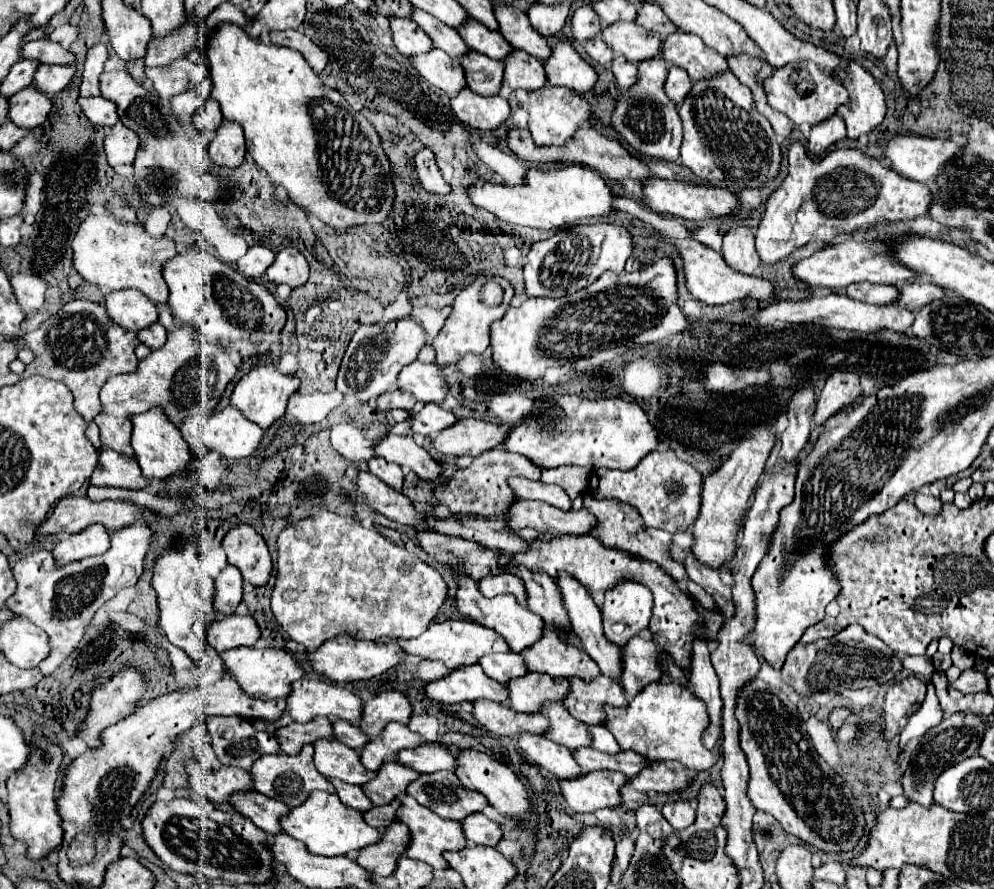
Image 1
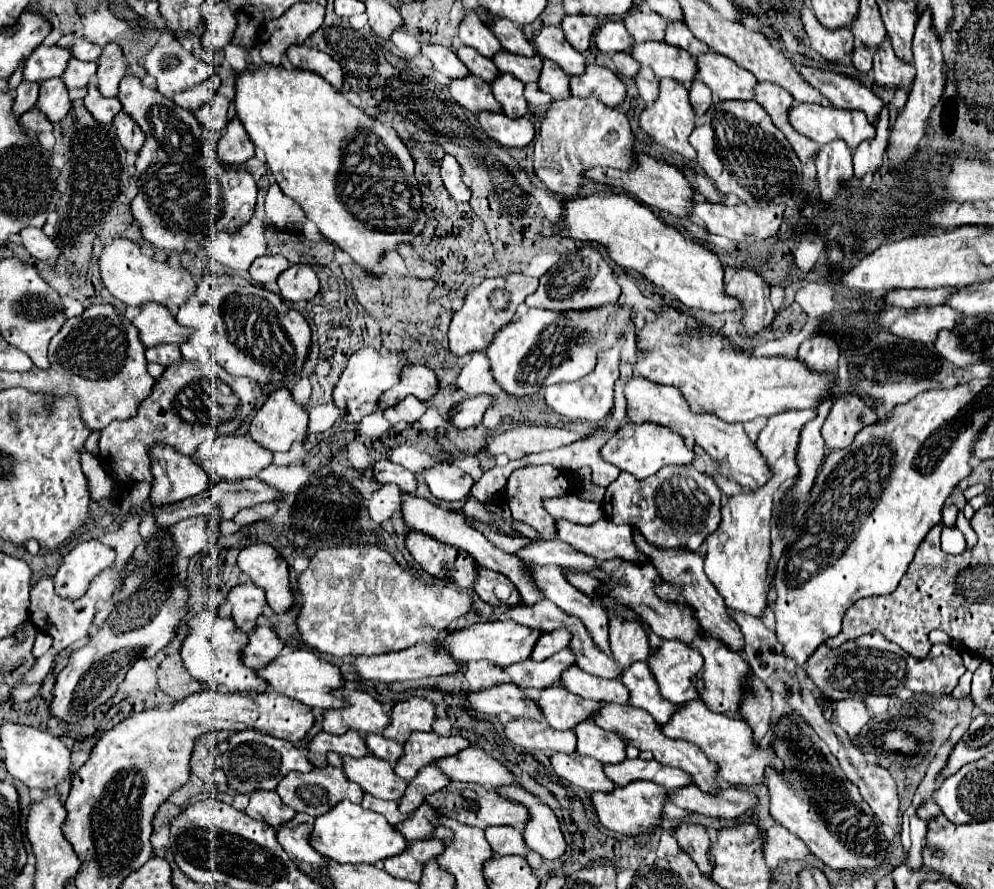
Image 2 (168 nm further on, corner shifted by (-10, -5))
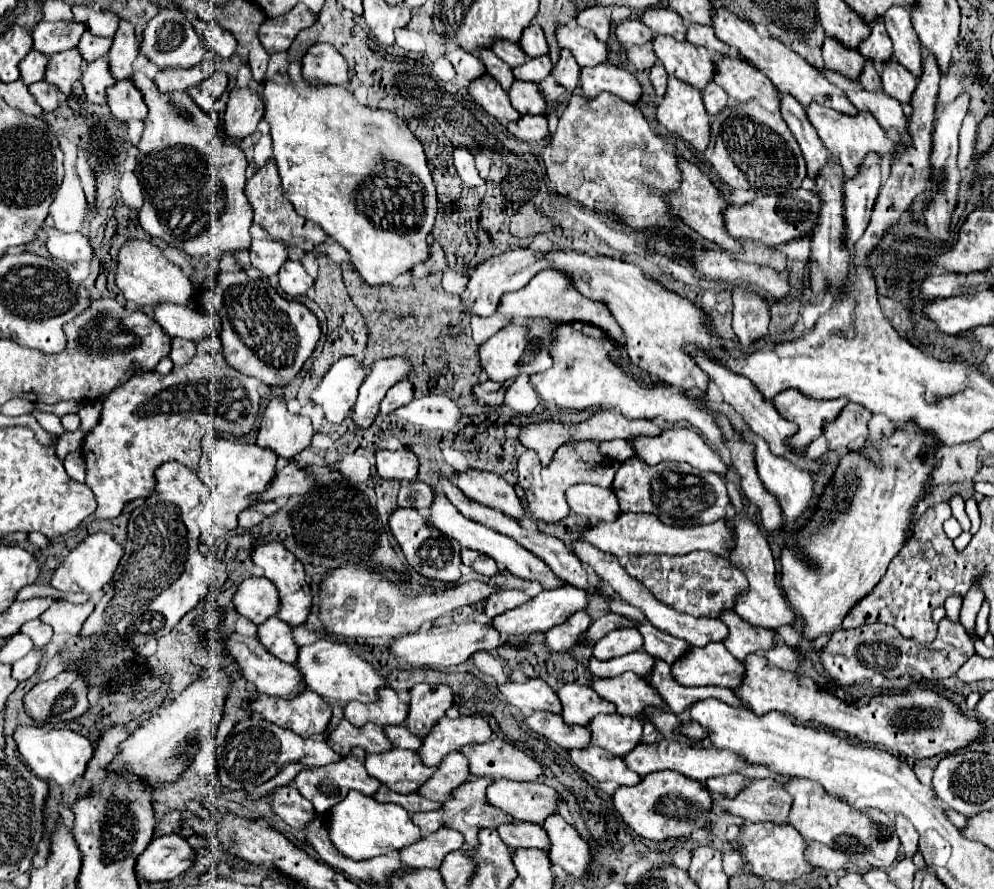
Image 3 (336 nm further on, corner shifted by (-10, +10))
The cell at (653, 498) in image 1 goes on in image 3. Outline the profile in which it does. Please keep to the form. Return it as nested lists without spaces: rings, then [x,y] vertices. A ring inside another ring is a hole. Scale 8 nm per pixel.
[[[636,456],[620,464],[612,482],[612,492],[616,494],[622,512],[654,512],[654,516],[670,526],[712,524],[726,516],[726,506],[730,502],[720,474],[704,472],[682,462],[648,466]]]

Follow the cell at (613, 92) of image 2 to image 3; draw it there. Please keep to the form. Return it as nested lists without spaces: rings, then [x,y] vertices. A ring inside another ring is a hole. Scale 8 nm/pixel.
[[[610,62],[598,64],[594,68],[582,68],[580,86],[586,96],[596,96],[598,92],[606,90],[632,104],[642,94],[642,88],[638,84],[638,80],[634,78],[634,74],[616,64],[610,64]]]

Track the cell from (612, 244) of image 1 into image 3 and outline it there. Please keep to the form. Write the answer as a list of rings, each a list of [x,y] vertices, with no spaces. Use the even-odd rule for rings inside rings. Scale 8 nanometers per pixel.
[[[542,270],[538,272],[526,288],[516,290],[516,292],[508,292],[506,296],[502,296],[502,304],[500,304],[500,312],[504,310],[504,314],[510,314],[514,320],[532,320],[532,318],[550,318],[550,320],[564,320],[564,322],[588,322],[594,324],[598,328],[604,328],[604,332],[610,338],[624,338],[624,330],[618,326],[618,322],[614,320],[614,316],[610,314],[610,310],[606,308],[604,302],[596,302],[596,300],[588,300],[586,296],[582,296],[576,288],[574,288],[574,280],[570,280],[572,276],[568,272],[562,270]]]

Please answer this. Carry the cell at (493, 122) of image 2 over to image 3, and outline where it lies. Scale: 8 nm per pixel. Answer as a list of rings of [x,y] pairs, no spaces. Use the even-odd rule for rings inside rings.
[[[540,114],[538,116],[520,116],[520,120],[508,122],[506,130],[514,134],[518,140],[526,140],[526,142],[538,142],[550,134],[546,116],[540,116]]]

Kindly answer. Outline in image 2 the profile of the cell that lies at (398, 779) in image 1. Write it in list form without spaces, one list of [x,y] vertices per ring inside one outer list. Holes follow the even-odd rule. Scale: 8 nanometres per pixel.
[[[434,765],[424,767],[410,781],[404,797],[398,801],[400,811],[402,813],[412,813],[414,809],[418,809],[426,801],[426,795],[432,795],[434,791],[440,791],[442,787],[446,787],[446,783],[450,783],[450,777],[442,771],[438,771],[438,767],[434,767]]]

